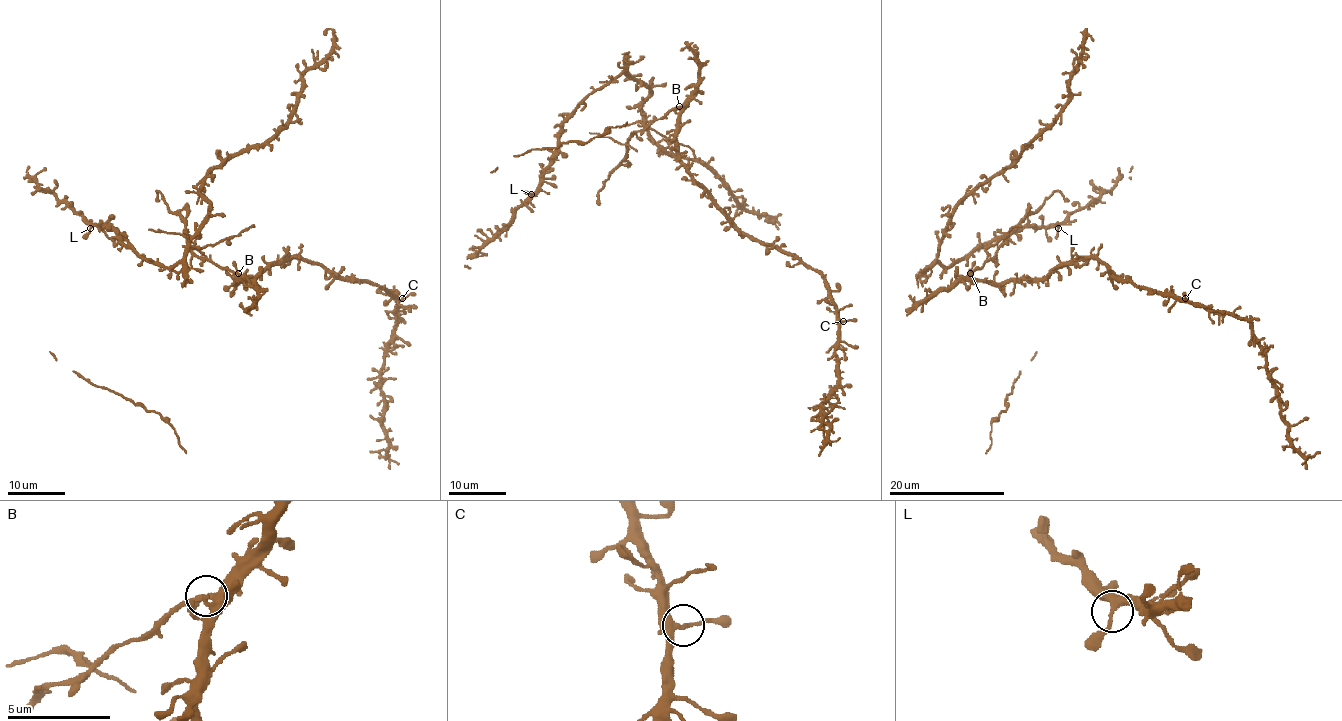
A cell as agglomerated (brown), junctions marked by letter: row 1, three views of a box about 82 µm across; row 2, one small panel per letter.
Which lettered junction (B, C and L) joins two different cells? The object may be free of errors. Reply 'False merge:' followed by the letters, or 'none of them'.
False merge: B

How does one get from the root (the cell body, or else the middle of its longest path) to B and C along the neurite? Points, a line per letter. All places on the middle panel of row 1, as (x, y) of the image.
B: (660, 119), (678, 106)
C: (660, 119), (681, 108), (675, 144), (686, 171), (742, 232), (797, 255), (815, 269), (843, 321)

